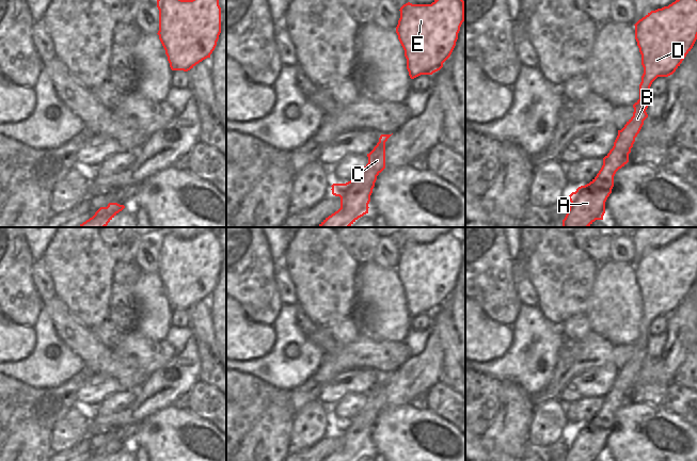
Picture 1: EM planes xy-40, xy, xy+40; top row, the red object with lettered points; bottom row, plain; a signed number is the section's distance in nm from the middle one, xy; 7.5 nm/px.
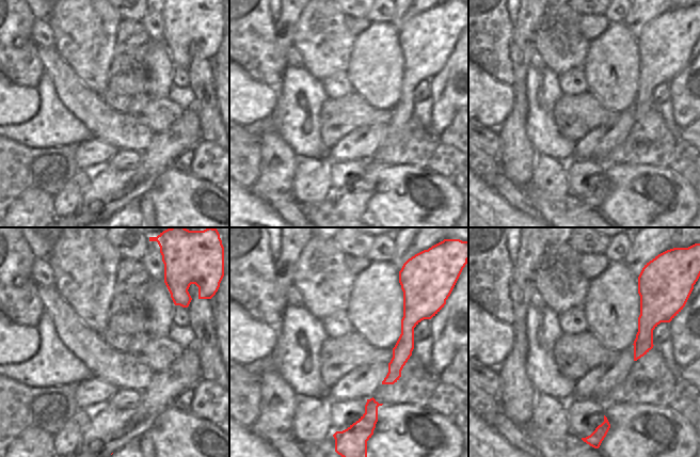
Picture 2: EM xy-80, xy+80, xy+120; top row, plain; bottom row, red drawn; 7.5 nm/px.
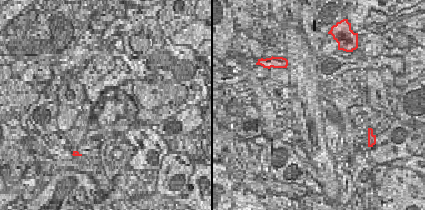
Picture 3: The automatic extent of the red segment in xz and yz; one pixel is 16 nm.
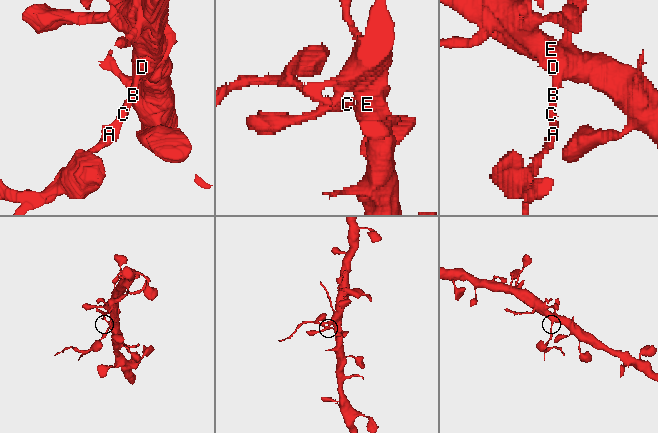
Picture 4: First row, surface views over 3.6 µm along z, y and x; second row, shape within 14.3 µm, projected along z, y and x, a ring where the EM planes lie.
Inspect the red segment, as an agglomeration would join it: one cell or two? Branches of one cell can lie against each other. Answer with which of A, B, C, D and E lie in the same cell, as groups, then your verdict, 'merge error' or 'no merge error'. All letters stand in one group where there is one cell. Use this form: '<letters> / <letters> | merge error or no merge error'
A C / B D E | merge error

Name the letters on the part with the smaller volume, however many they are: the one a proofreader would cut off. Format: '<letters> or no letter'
A, C.

